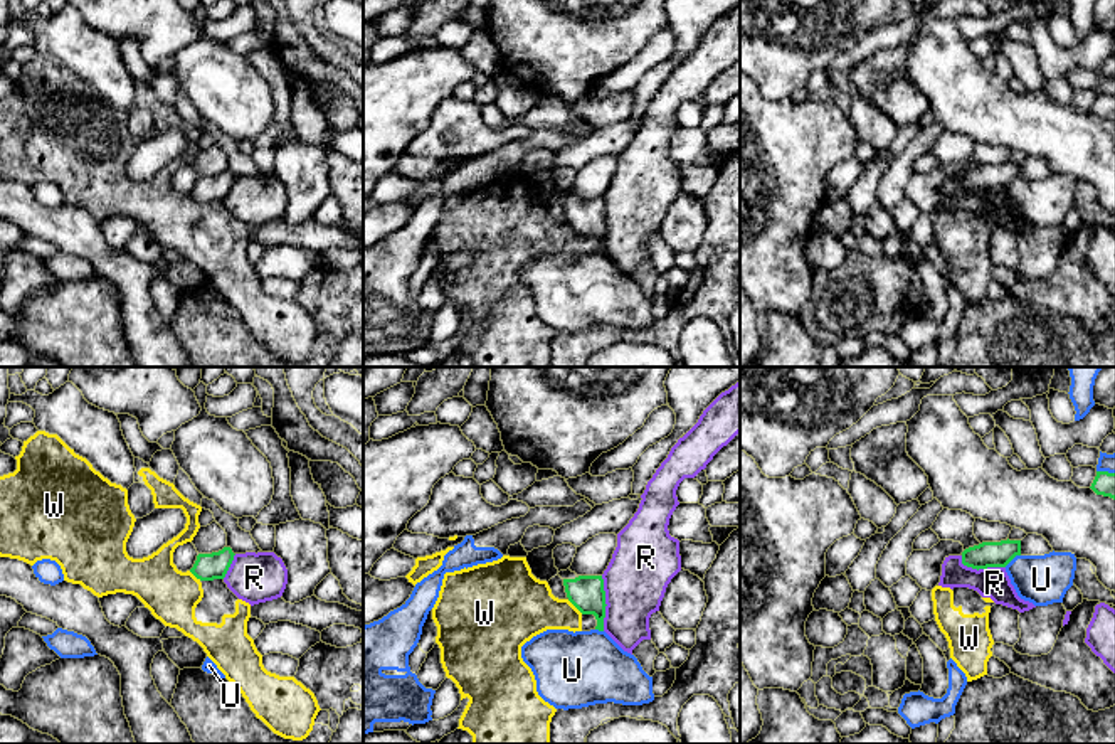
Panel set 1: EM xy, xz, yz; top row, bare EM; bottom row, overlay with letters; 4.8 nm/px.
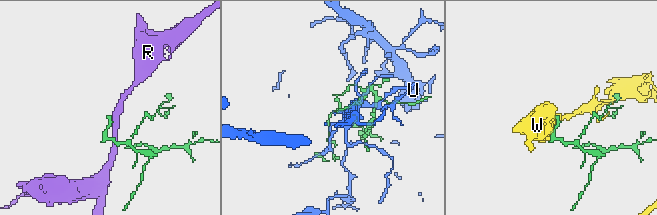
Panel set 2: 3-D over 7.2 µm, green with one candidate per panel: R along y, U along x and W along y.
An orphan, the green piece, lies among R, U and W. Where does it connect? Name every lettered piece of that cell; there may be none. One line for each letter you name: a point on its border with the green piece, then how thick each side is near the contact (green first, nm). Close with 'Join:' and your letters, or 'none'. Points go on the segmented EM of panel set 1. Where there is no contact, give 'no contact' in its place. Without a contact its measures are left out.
Join: none

